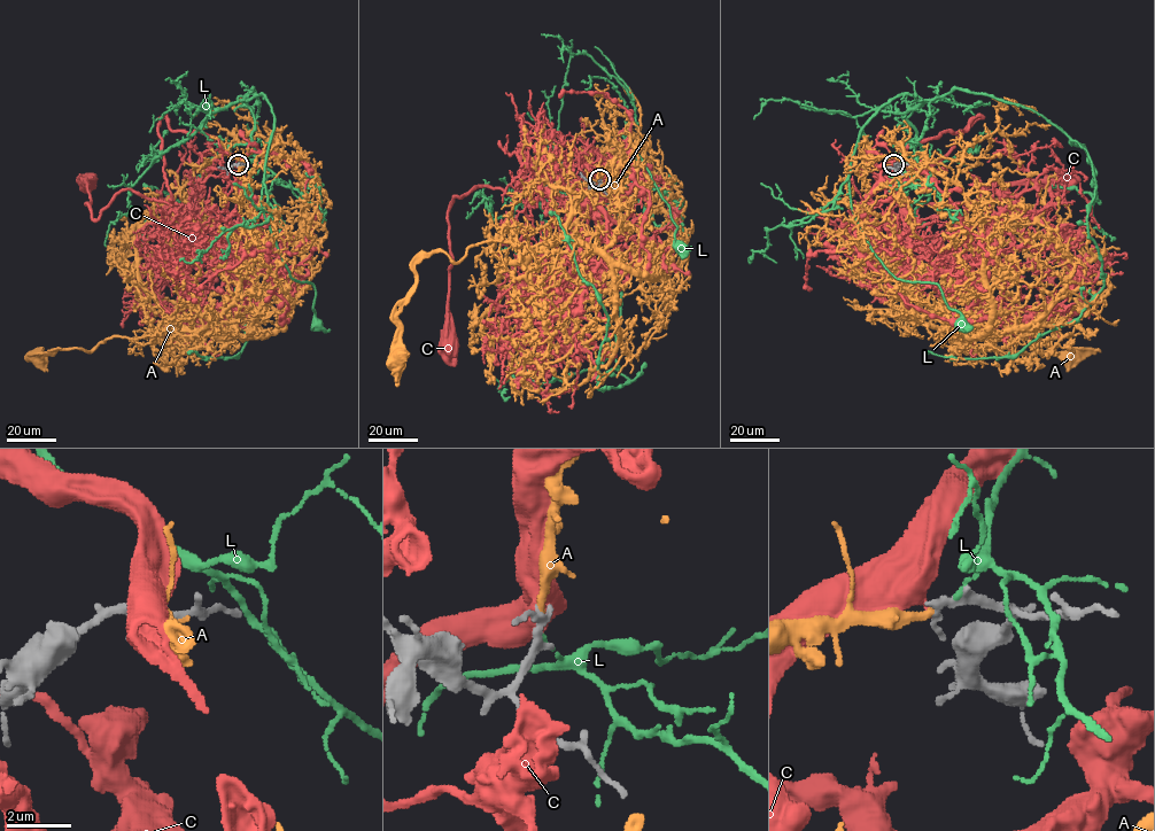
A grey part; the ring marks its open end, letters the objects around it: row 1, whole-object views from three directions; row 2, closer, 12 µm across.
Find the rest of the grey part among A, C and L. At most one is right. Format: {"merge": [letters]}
{"merge": ["A"]}

